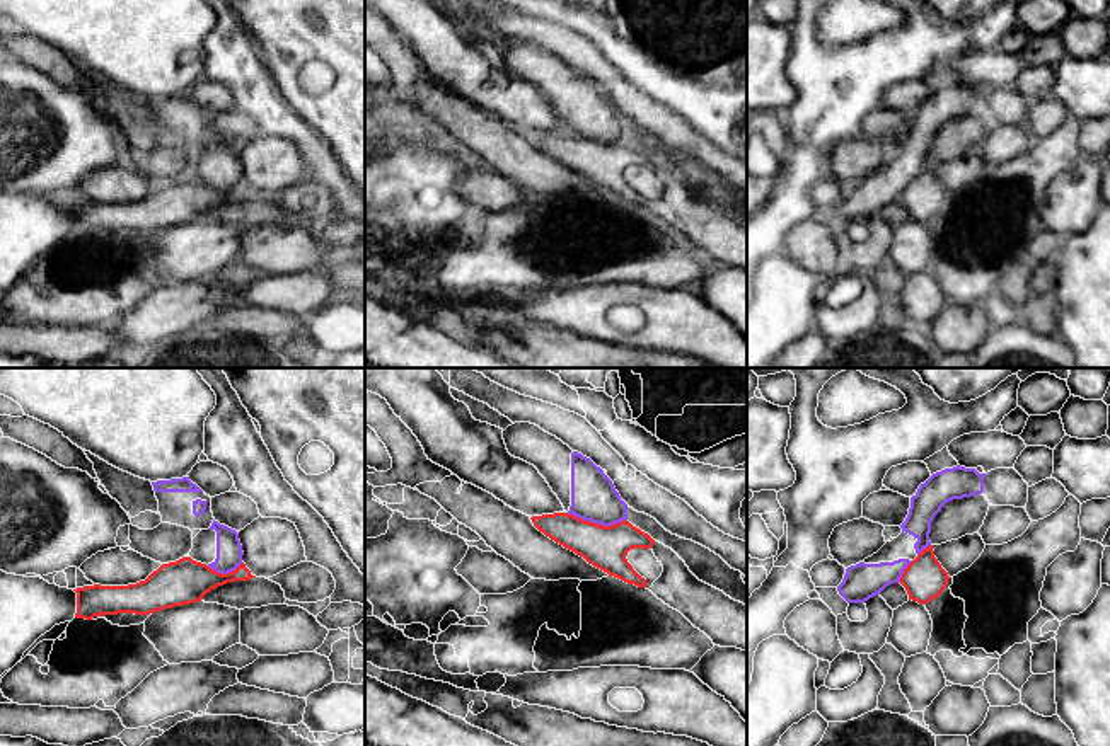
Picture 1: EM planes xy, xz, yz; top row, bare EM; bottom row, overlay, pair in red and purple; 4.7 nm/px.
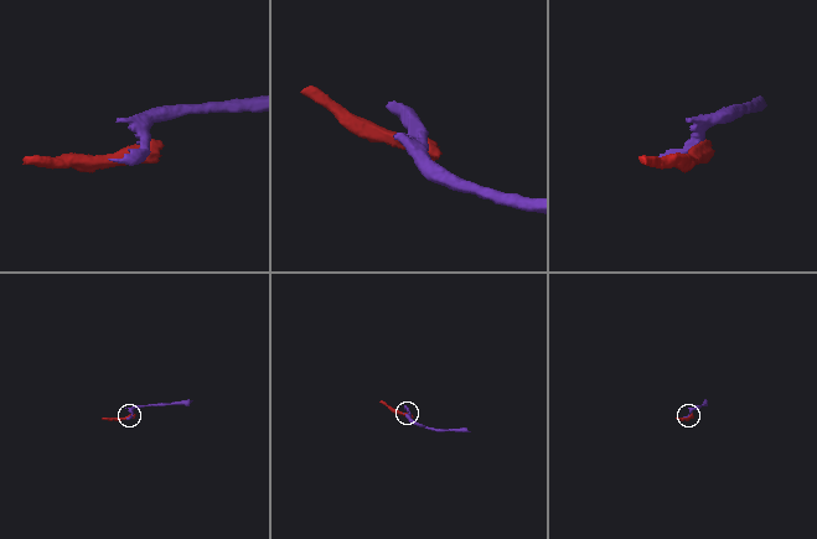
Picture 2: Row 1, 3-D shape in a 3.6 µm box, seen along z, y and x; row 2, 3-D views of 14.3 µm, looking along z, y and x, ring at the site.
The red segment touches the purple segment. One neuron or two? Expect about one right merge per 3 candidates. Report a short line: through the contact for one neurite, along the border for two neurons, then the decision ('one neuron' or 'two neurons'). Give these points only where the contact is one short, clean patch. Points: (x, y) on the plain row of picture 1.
line xz (566, 131), (602, 143), (626, 138); two neurons

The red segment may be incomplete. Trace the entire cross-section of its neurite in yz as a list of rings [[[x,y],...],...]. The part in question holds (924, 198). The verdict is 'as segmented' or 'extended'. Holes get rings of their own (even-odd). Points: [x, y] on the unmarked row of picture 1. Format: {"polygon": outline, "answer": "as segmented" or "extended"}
{"polygon": [[[929,164],[907,184],[899,201],[905,206],[909,218],[926,223],[945,209],[948,198],[948,191]]], "answer": "as segmented"}

